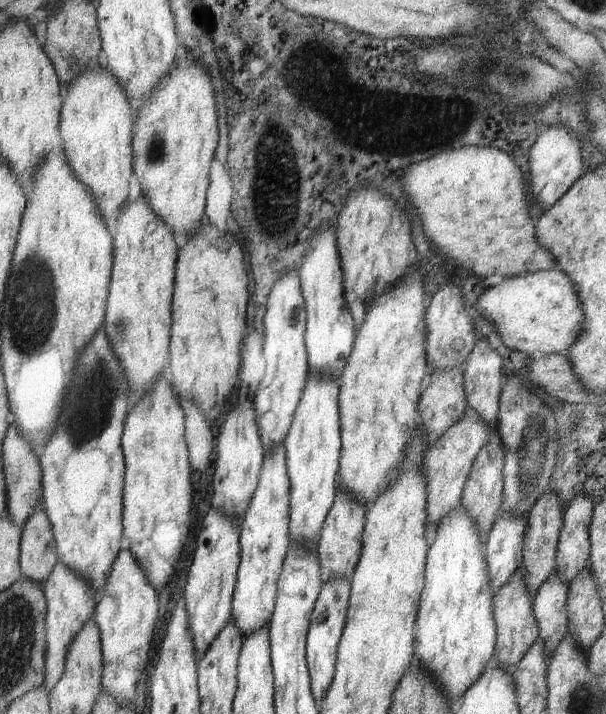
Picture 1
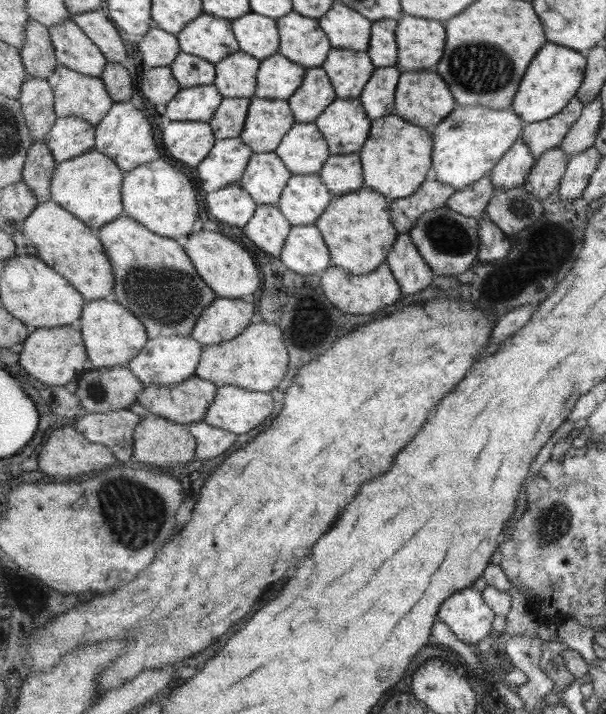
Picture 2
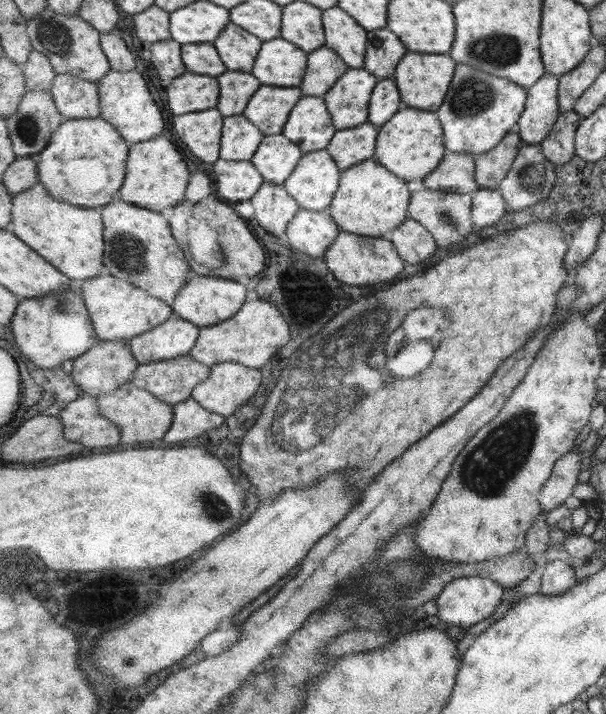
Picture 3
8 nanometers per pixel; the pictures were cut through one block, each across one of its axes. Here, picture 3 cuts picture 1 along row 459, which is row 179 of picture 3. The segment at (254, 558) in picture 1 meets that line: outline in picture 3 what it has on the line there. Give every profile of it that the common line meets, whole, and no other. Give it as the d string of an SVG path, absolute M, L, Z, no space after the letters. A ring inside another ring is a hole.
M283 133L265 135L250 161L262 172L265 182L284 185L304 154L302 148Z

